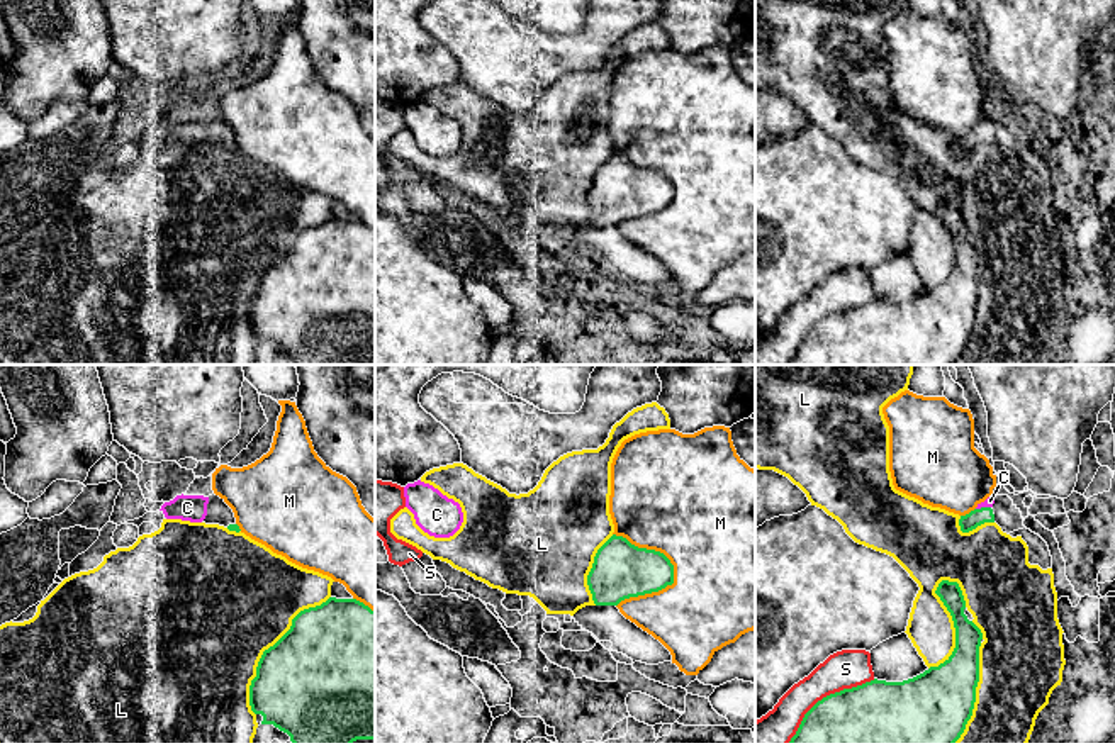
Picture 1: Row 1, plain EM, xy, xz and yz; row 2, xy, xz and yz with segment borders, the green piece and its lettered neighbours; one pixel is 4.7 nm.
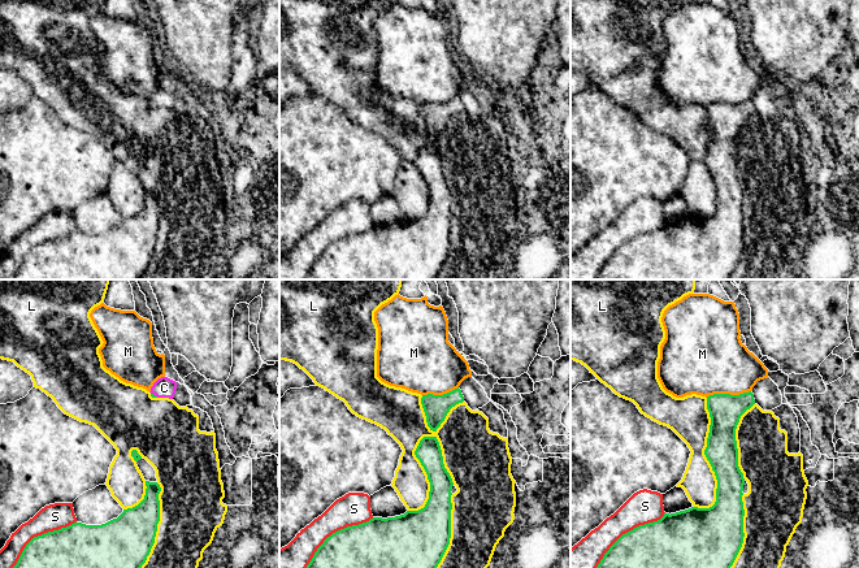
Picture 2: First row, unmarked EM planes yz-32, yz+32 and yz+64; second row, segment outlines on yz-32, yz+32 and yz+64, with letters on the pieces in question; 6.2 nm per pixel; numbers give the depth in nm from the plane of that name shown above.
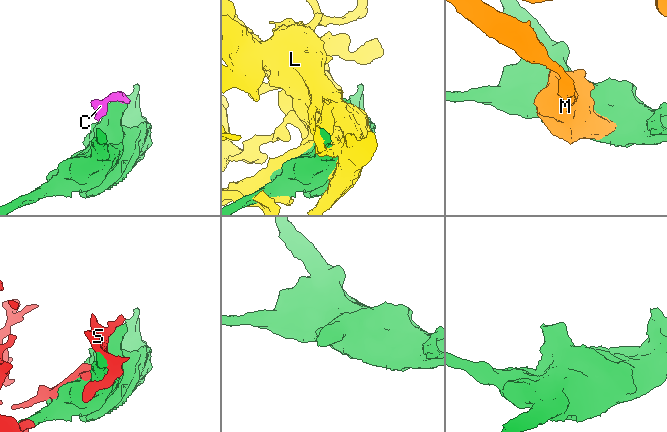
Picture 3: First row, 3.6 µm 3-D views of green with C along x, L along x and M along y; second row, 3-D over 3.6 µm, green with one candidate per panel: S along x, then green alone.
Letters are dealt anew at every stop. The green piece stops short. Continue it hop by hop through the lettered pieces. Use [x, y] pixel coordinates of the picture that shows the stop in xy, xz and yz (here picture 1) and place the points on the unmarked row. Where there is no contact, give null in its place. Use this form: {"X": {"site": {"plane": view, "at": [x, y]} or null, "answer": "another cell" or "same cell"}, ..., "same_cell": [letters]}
{"C": {"site": {"plane": "yz", "at": [983, 128]}, "answer": "same cell"}, "L": {"site": {"plane": "yz", "at": [952, 240]}, "answer": "another cell"}, "M": {"site": {"plane": "xz", "at": [652, 170]}, "answer": "another cell"}, "S": {"site": {"plane": "yz", "at": [827, 316]}, "answer": "another cell"}, "same_cell": ["C"]}

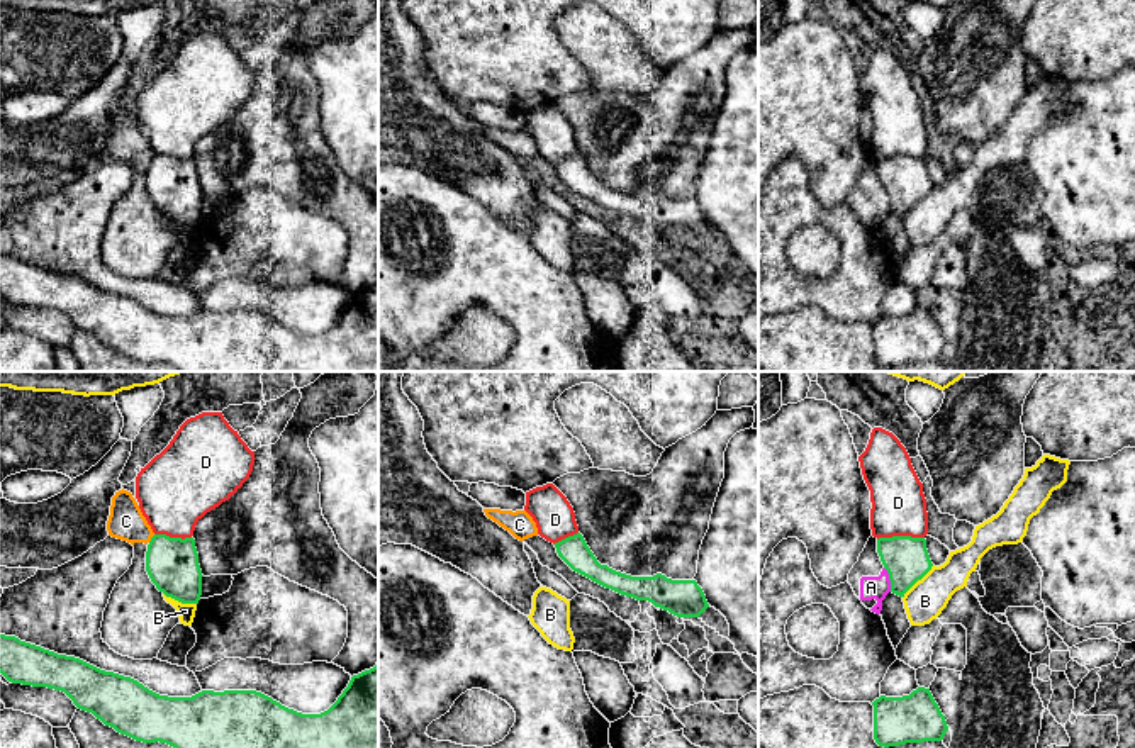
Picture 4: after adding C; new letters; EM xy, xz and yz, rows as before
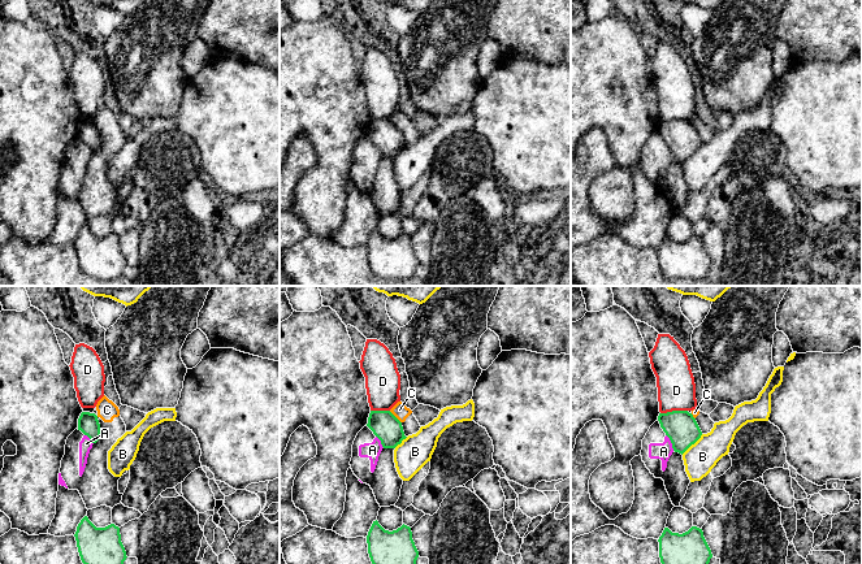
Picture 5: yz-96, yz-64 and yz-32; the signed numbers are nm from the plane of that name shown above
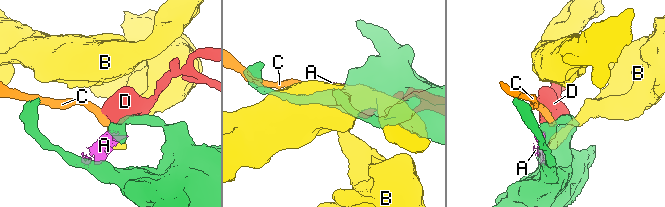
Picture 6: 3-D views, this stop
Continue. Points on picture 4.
{"A": {"site": {"plane": "yz", "at": [889, 199]}, "answer": "another cell"}, "B": {"site": {"plane": "yz", "at": [916, 200]}, "answer": "another cell"}, "C": {"site": {"plane": "xy", "at": [151, 158]}, "answer": "another cell"}, "D": {"site": {"plane": "yz", "at": [900, 156]}, "answer": "another cell"}, "same_cell": []}

